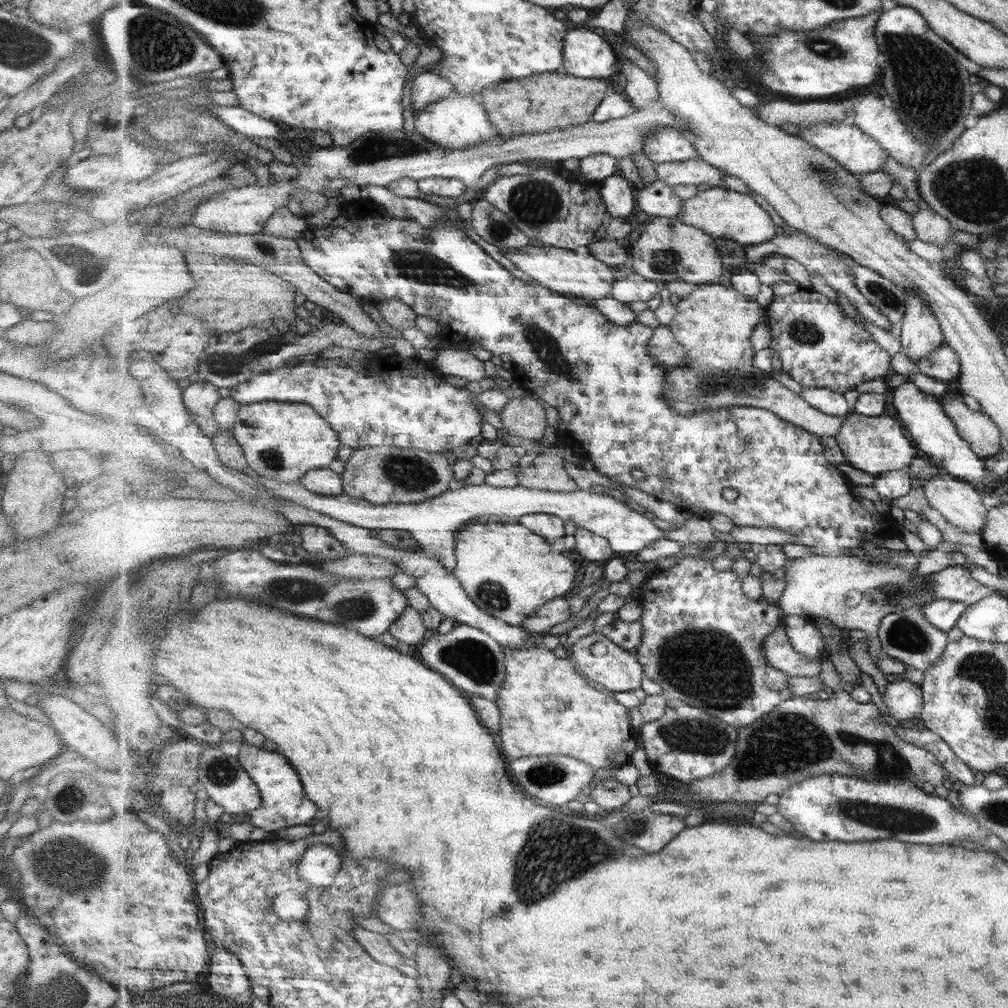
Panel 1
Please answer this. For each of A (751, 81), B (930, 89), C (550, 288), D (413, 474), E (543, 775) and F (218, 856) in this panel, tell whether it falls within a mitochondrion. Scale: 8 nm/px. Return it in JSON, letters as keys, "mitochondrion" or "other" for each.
{"A":"other","B":"mitochondrion","C":"other","D":"mitochondrion","E":"mitochondrion","F":"other"}

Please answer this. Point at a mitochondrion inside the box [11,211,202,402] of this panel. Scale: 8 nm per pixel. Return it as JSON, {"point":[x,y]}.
{"point":[83,266]}

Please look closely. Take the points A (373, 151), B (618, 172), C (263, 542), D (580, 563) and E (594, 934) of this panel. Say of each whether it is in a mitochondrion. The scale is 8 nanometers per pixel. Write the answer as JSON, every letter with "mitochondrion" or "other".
{"A":"mitochondrion","B":"other","C":"other","D":"other","E":"other"}

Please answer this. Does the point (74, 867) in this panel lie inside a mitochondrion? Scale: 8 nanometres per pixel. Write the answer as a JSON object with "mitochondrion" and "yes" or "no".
{"mitochondrion":"yes"}

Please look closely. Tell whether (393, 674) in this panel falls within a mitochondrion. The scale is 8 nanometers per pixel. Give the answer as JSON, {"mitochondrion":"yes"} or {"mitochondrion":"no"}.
{"mitochondrion":"no"}

